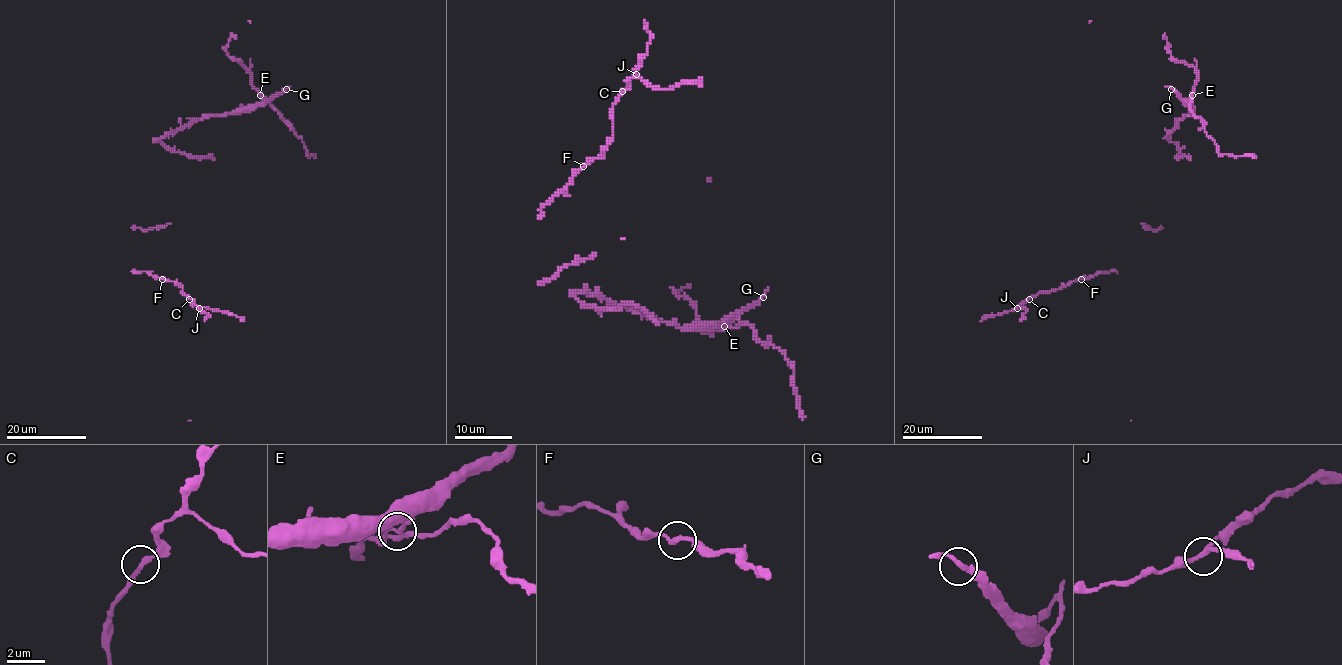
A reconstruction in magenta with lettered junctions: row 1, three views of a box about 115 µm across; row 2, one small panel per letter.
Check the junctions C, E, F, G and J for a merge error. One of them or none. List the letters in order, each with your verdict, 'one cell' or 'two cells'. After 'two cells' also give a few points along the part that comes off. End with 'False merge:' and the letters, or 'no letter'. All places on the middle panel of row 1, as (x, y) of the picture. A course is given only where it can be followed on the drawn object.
C: one cell
E: two cells
F: one cell
G: one cell
J: one cell
False merge: E

